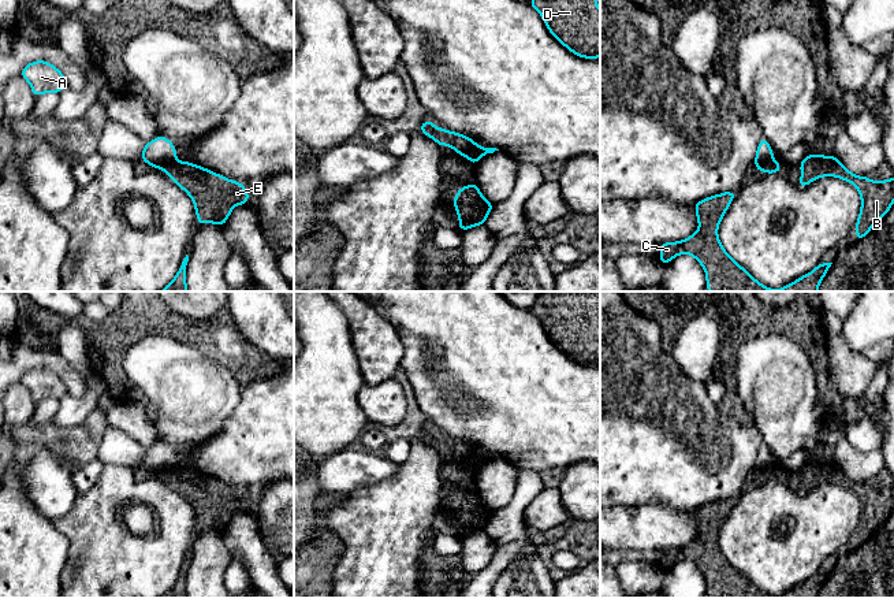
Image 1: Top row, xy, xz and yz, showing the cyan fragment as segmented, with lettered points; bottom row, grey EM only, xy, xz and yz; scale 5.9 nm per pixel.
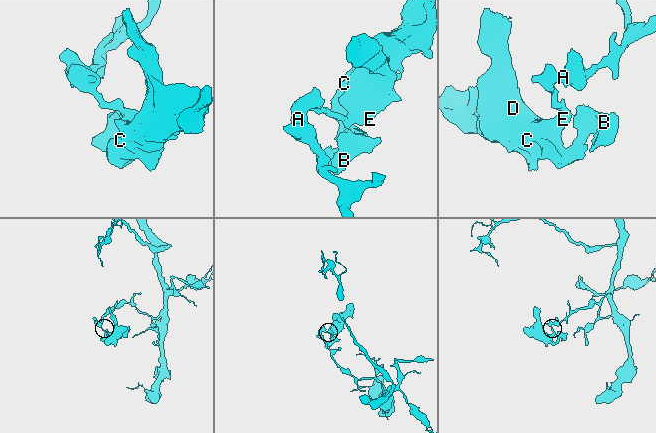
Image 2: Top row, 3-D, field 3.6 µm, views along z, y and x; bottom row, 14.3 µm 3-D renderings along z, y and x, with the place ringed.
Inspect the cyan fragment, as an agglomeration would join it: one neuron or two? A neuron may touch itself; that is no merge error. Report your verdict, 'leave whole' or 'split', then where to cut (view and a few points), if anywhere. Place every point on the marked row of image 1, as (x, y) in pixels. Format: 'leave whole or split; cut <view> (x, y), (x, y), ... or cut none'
split; cut xz (483, 148), (473, 148), (468, 156)

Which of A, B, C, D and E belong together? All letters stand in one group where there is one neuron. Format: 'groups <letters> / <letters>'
groups A / B C D E

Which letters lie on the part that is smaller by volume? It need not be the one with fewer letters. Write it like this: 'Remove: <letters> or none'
Remove: B, C, D, E

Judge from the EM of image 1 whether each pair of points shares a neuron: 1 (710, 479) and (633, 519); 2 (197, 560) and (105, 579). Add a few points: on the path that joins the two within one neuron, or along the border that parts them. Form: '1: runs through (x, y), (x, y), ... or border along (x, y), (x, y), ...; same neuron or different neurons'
1: border along (626, 505), (663, 505), (691, 512); different neurons
2: border along (197, 534), (186, 560); different neurons

